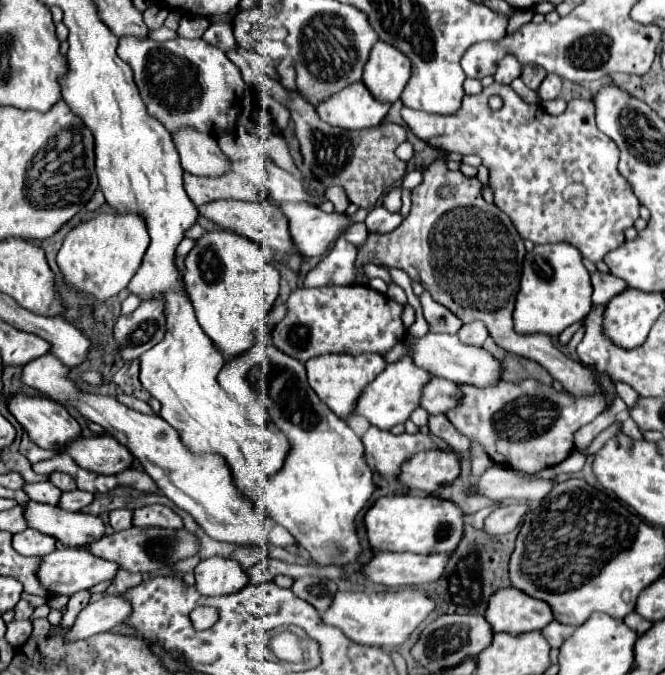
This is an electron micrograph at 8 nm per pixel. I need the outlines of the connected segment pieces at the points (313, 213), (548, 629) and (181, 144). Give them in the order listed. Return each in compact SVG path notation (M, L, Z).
M278 203L290 221L290 235L302 257L322 257L330 245L344 237L352 219L346 213L324 213L308 203Z
M552 621L552 623L546 625L540 633L546 637L546 641L548 641L550 647L558 649L558 647L568 639L568 635L572 635L572 631L574 631L574 627L562 625L562 623L558 623L558 621Z
M182 129L174 135L182 169L198 177L222 177L232 171L232 161L222 153L216 139L194 129Z

